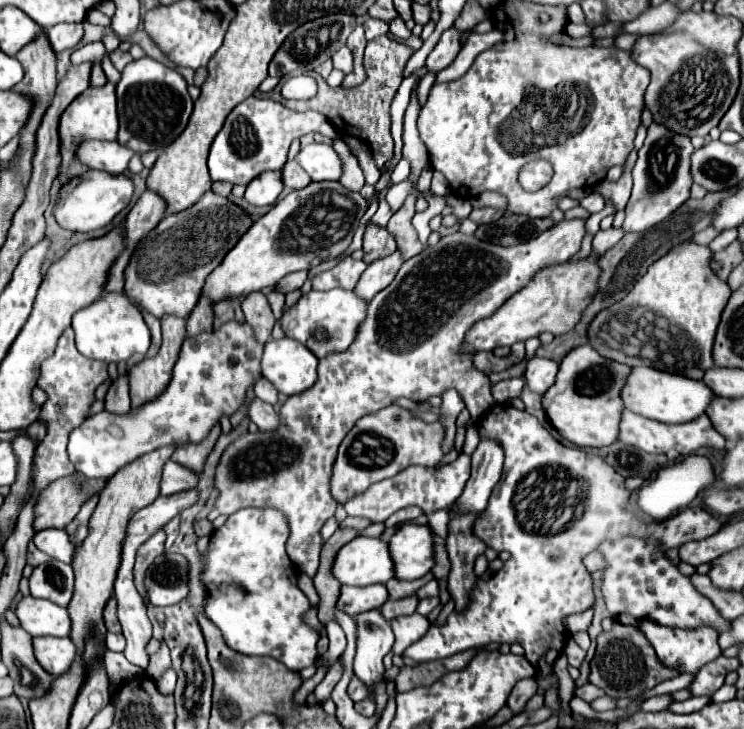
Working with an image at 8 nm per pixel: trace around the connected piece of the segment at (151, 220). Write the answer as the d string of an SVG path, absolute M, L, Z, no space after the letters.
M145 190L125 218L125 224L123 224L125 250L123 252L133 252L137 242L159 224L163 214L165 214L165 202L161 200L161 196L151 190Z

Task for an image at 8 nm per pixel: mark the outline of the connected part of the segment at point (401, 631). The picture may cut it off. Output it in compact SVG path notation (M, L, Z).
M411 614L411 616L401 616L391 620L393 626L393 634L395 634L395 644L393 644L393 652L395 654L403 654L405 648L409 648L413 642L417 642L427 630L429 630L429 620L427 616L421 614Z

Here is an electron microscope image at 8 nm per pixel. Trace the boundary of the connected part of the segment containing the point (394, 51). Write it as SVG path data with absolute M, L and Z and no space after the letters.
M379 36L367 42L365 48L365 58L363 58L363 66L365 66L365 82L361 86L349 88L345 90L345 86L329 86L317 72L309 72L317 84L319 84L319 92L317 96L309 98L309 100L285 100L281 96L281 86L283 82L289 80L289 76L283 76L279 86L275 90L271 90L267 96L281 102L283 106L303 112L303 110L319 110L321 114L325 114L329 118L329 122L333 124L333 128L341 134L341 136L353 136L361 142L365 142L373 154L375 154L375 164L381 168L385 166L385 162L393 156L393 136L391 136L391 102L393 96L397 94L397 88L403 82L403 70L409 62L409 58L413 56L413 48L409 48L407 44L391 38L391 36Z

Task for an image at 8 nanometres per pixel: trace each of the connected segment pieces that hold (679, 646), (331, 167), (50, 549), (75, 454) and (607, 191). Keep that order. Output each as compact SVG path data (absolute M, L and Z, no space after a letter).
M643 620L639 624L639 630L645 634L645 638L651 642L651 646L657 652L657 658L667 666L669 670L675 670L679 674L697 674L701 666L715 660L721 654L721 648L717 644L719 634L713 628L697 628L697 630L673 630L665 626L657 626L655 622Z
M311 142L299 150L295 160L315 182L339 180L339 176L341 176L341 160L339 160L337 152L327 144Z
M41 530L36 532L33 543L41 552L47 556L61 560L61 562L71 562L73 558L73 544L69 540L69 534L65 530Z
M227 322L219 330L213 330L213 334L199 334L195 338L187 338L181 346L181 356L173 368L173 378L167 386L167 390L155 400L145 404L141 410L131 410L127 416L117 416L109 412L99 412L91 418L87 418L73 434L69 434L69 458L77 472L81 472L85 478L111 478L119 468L133 462L135 458L157 450L165 444L175 442L177 446L183 446L187 442L201 442L215 422L221 420L223 414L233 414L245 400L245 392L249 386L255 384L255 378L259 372L259 360L263 354L263 346L257 344L253 330L247 324Z
M631 152L629 158L627 158L627 168L623 172L623 176L617 180L617 182L601 182L595 190L605 198L609 200L615 210L625 210L625 204L629 200L629 194L631 194L631 168L635 164L635 158L637 158L637 152Z

